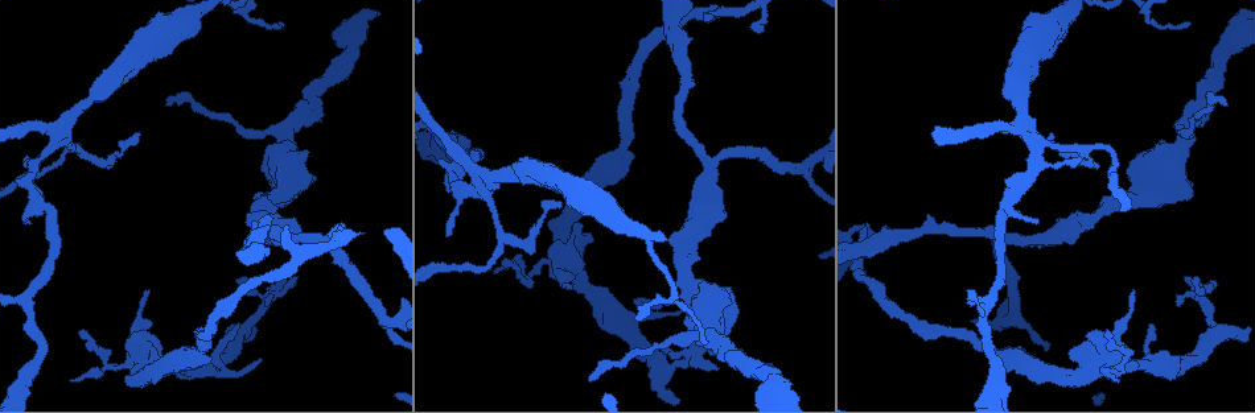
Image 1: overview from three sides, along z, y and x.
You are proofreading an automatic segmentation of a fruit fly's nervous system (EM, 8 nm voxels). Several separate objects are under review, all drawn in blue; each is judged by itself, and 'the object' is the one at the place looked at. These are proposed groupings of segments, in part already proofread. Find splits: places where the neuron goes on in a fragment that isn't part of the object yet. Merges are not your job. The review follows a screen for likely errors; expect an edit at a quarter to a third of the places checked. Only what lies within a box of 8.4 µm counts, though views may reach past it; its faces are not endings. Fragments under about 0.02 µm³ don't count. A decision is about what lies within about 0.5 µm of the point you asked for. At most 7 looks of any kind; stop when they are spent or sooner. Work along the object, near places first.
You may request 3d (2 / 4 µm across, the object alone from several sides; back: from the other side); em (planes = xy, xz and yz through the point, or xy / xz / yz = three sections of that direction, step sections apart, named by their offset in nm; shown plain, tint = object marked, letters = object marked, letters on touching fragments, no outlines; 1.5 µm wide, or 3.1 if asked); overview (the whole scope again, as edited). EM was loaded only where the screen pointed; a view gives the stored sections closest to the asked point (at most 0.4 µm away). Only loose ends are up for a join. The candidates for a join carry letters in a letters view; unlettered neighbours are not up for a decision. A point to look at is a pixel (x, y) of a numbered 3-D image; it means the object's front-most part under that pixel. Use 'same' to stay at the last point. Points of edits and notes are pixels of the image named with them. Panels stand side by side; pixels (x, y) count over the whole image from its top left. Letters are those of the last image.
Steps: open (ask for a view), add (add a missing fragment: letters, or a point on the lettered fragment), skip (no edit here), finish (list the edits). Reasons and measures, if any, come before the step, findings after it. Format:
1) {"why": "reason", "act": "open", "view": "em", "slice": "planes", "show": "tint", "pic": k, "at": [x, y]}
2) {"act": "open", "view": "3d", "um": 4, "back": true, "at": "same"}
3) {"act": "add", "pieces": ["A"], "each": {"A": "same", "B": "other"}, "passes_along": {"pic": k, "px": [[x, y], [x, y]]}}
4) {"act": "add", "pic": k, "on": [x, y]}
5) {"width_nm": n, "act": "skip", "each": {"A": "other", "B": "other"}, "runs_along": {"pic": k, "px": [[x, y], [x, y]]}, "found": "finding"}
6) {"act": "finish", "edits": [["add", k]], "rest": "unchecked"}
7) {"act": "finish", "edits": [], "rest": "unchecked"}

{"why": "free end", "act": "open", "view": "em", "slice": "planes", "show": "letters", "pic": 1, "at": [703, 343]}

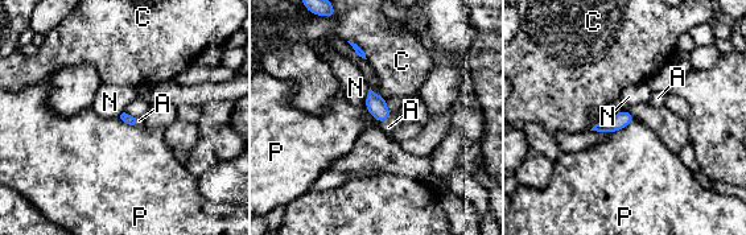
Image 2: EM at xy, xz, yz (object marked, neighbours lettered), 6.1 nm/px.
{"width_nm": 60, "act": "add", "pieces": ["A"], "each": {"A": "same", "C": "other", "N": "other", "P": "other"}, "found": "the neuron continues"}

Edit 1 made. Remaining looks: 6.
{"why": "see it whole again", "act": "open", "view": "overview"}

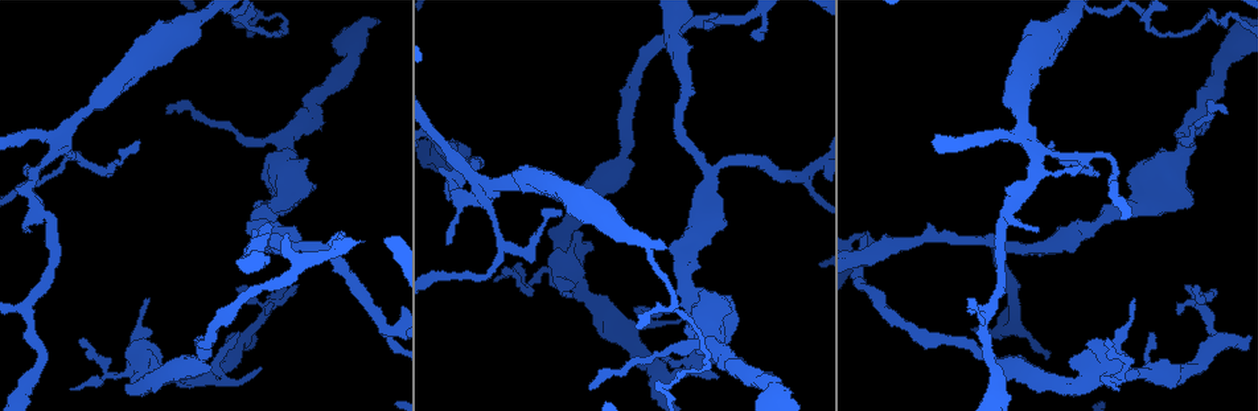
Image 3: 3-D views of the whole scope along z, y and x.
{"why": "free end", "act": "open", "view": "em", "slice": "planes", "show": "tint", "pic": 3, "at": [1226, 113]}

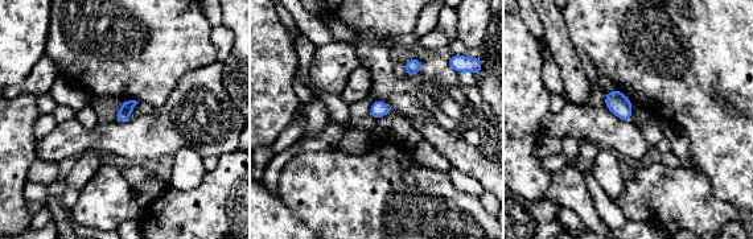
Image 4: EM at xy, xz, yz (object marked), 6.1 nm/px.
{"act": "open", "view": "em", "slice": "planes", "show": "letters", "at": "same"}

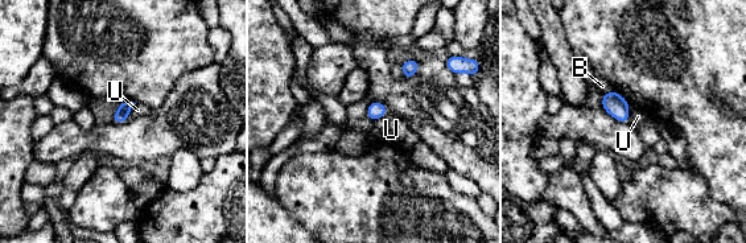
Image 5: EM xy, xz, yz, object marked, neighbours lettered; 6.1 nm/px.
{"act": "skip", "each": {"B": "other", "U": "other"}, "found": "none of them fits"}

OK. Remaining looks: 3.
{"why": "branch stops here", "act": "open", "view": "em", "slice": "planes", "show": "letters", "pic": 3, "at": [718, 377]}

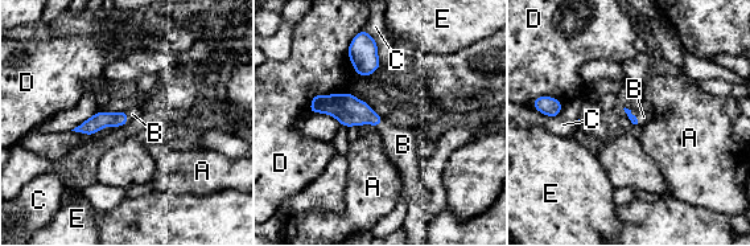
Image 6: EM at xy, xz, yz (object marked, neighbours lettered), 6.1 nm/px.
{"act": "add", "pieces": ["B"], "each": {"A": "other", "B": "same", "C": "other", "D": "other", "E": "other"}, "passes_along": {"pic": 6, "px": [[633, 118], [635, 117], [643, 117]]}, "found": "it goes on there"}

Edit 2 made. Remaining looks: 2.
{"act": "finish", "edits": [["add", 2], ["add", 6]], "rest": "unchecked"}

